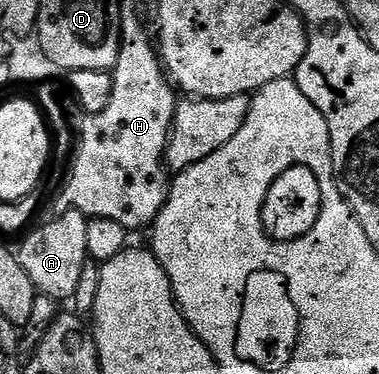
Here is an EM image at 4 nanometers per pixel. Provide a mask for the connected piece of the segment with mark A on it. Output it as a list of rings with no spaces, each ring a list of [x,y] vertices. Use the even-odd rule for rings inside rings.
[[[73,207],[66,211],[68,213],[45,222],[40,229],[32,228],[22,238],[23,246],[17,249],[19,265],[25,267],[25,275],[29,275],[36,290],[56,299],[74,298],[77,282],[81,279],[81,267],[85,267],[89,259],[85,247],[85,227],[88,218],[78,213]]]

